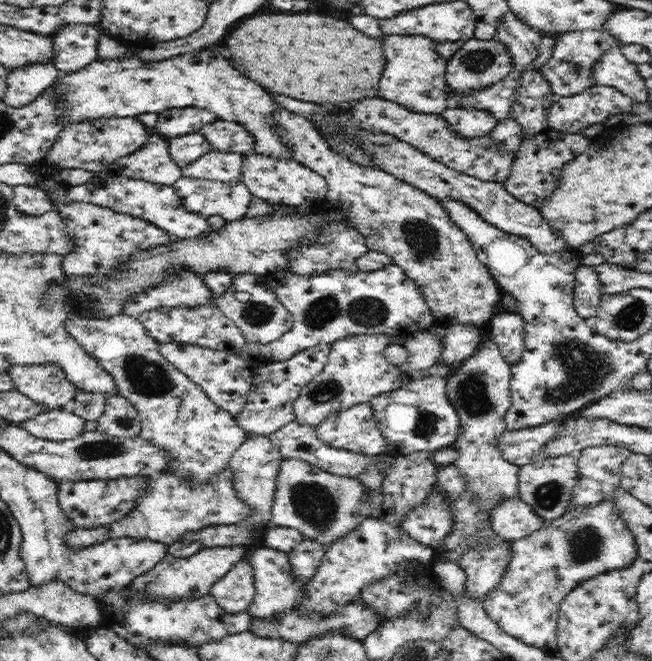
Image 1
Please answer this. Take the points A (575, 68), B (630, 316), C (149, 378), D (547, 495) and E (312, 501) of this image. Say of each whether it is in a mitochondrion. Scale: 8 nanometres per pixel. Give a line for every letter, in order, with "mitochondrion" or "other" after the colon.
A: mitochondrion
B: mitochondrion
C: mitochondrion
D: mitochondrion
E: mitochondrion

